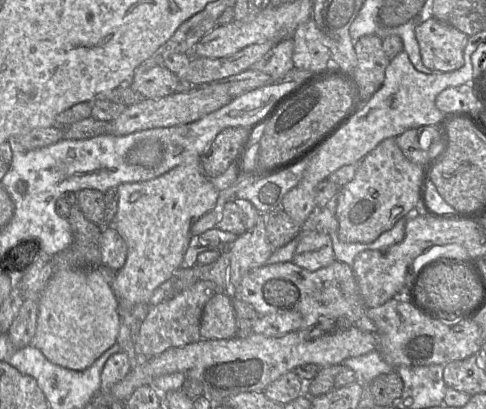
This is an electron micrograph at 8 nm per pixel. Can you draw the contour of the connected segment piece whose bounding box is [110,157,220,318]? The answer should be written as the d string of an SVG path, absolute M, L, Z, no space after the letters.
M201 157L189 158L154 179L120 184L117 190L118 207L113 226L127 245L127 258L121 270L115 273L114 278L110 278L110 284L119 301L121 318L122 309L131 309L136 304L149 304L154 291L182 267L192 237L193 225L203 215L217 207L220 192L205 174Z

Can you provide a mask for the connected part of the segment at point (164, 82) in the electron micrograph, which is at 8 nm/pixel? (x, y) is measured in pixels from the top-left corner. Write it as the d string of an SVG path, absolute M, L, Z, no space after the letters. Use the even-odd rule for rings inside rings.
M157 65L142 73L137 73L136 69L130 87L145 98L158 99L177 92L179 81L170 69Z

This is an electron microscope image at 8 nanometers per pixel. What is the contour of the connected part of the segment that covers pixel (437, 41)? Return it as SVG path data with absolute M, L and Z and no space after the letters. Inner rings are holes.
M435 17L418 25L415 34L422 61L433 72L451 72L464 65L467 34Z

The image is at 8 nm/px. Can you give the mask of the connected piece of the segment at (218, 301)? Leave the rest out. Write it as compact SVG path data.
M225 292L214 295L205 305L200 323L202 339L230 339L238 335L232 298Z

